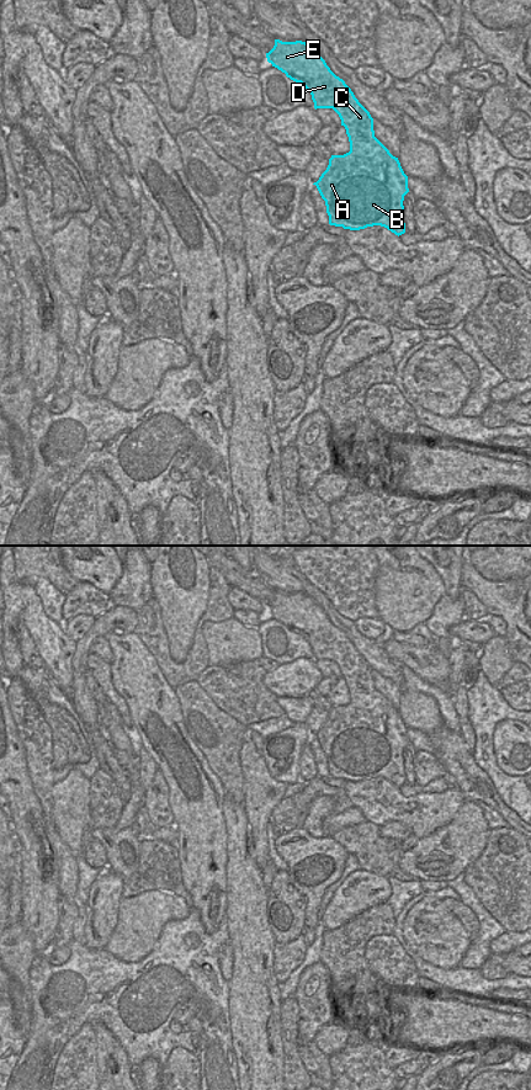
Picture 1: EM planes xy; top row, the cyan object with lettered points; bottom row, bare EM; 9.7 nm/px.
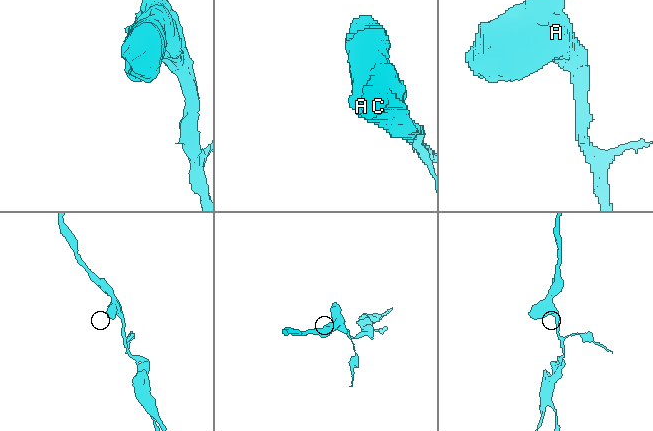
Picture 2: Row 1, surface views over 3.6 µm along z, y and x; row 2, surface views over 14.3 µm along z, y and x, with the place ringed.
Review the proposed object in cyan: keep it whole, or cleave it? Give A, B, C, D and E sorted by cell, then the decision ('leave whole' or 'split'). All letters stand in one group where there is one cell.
A B C D E; leave whole

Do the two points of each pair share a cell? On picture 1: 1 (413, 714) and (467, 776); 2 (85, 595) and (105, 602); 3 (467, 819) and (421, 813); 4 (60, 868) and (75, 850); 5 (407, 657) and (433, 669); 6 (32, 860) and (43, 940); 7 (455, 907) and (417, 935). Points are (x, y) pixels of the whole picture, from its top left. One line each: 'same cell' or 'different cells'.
1: same cell
2: same cell
3: different cells
4: different cells
5: same cell
6: same cell
7: different cells

